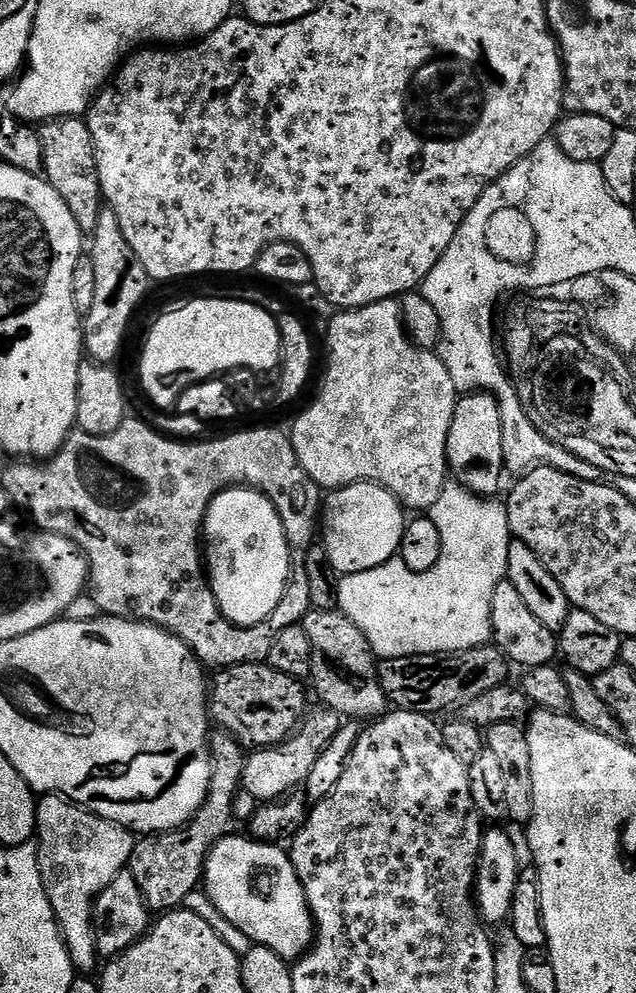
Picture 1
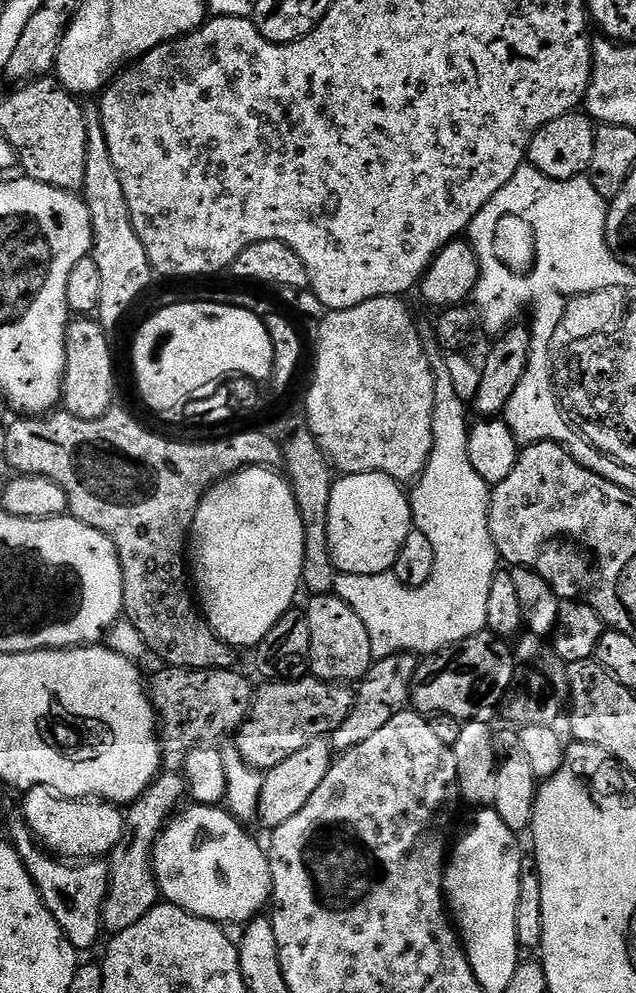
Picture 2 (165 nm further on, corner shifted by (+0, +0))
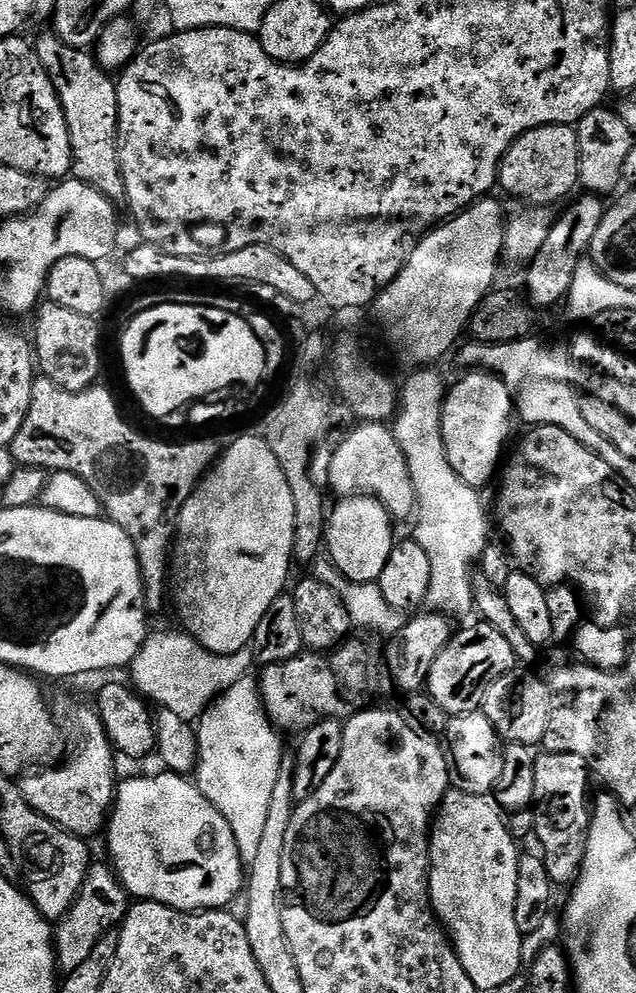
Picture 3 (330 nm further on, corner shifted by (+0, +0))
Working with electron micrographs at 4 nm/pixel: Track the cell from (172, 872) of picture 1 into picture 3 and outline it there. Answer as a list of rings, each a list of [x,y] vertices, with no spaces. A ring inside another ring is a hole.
[[[89,867],[88,876],[84,879],[80,893],[70,910],[59,920],[54,928],[54,947],[56,950],[56,966],[61,973],[67,974],[78,970],[82,962],[91,960],[92,951],[98,941],[107,932],[113,931],[124,923],[124,915],[128,913],[130,897],[120,884],[115,871],[111,867]]]

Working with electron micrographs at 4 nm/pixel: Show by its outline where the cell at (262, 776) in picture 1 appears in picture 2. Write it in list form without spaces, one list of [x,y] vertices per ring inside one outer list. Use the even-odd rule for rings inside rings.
[[[311,674],[305,676],[303,680],[274,680],[261,685],[261,688],[259,685],[255,689],[252,709],[248,712],[247,720],[244,721],[239,732],[235,733],[234,746],[251,768],[257,768],[263,773],[278,766],[278,762],[290,758],[290,754],[303,750],[309,742],[314,742],[314,738],[325,738],[331,734],[338,725],[346,722],[356,701],[356,693],[347,683],[317,680]]]

